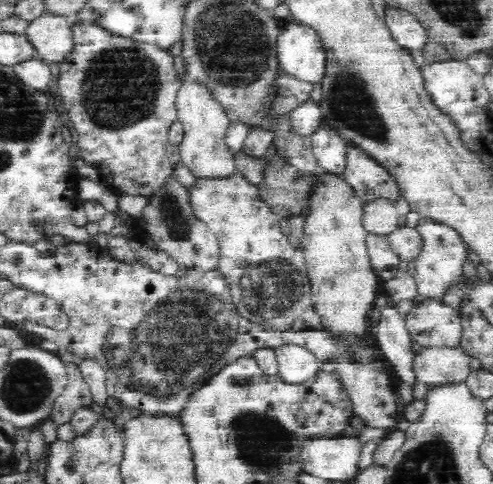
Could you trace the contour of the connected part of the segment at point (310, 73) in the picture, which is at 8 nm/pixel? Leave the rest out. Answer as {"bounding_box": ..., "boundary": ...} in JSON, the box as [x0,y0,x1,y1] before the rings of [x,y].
{"bounding_box":[275,20,326,85],"boundary":[[[294,20],[281,21],[275,54],[279,69],[310,85],[321,83],[326,66],[326,51],[318,34]]]}

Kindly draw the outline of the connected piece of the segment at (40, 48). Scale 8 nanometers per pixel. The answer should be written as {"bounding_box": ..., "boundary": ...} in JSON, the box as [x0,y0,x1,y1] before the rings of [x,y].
{"bounding_box":[26,15,75,67],"boundary":[[[43,15],[41,18],[30,23],[26,34],[35,47],[36,56],[46,64],[60,67],[68,61],[74,53],[75,41],[73,34],[74,26],[70,20],[59,15]]]}

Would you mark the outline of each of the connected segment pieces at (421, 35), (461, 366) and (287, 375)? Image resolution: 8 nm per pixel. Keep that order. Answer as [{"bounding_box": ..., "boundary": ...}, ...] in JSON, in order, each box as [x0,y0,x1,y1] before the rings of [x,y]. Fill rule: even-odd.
[{"bounding_box":[385,8,429,61],"boundary":[[[386,8],[385,23],[398,47],[406,50],[415,61],[420,61],[429,44],[426,28],[404,10]]]},{"bounding_box":[411,346,470,387],"boundary":[[[421,346],[413,352],[411,363],[419,387],[465,380],[470,370],[468,356],[459,346]]]},{"bounding_box":[275,343,320,386],"boundary":[[[288,343],[275,348],[278,377],[284,384],[300,386],[316,378],[320,365],[316,355],[306,347]]]}]

